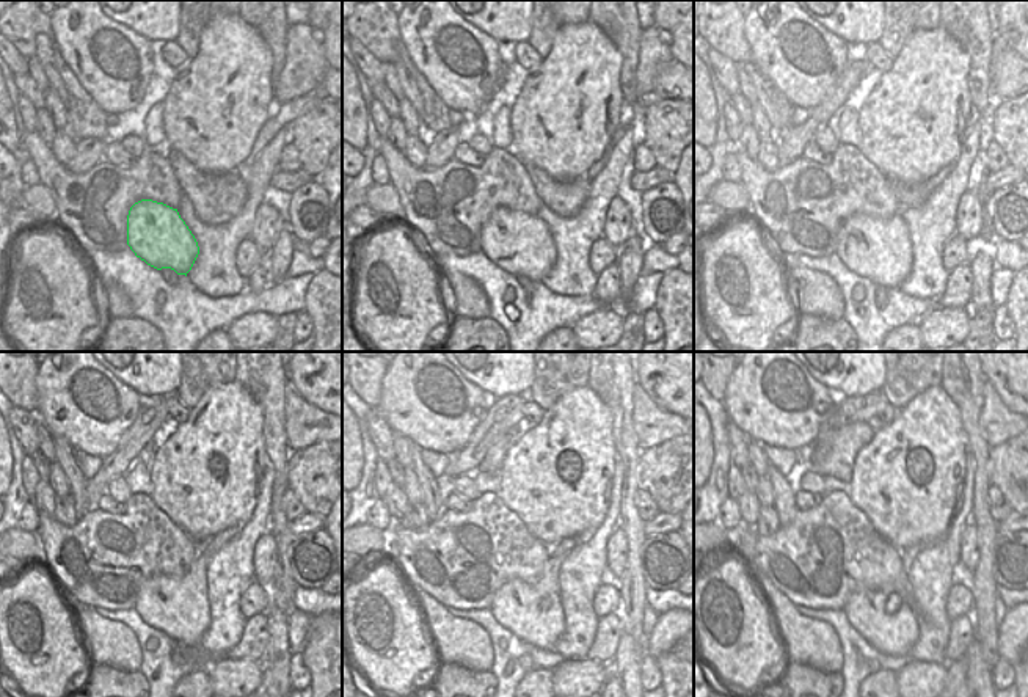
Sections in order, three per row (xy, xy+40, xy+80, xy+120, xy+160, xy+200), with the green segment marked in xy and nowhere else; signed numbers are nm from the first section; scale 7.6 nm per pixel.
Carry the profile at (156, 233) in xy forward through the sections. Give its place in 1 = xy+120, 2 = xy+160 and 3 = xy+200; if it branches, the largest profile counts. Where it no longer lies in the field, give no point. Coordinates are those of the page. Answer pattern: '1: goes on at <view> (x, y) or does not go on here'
1: goes on at xy+120 (178, 606)
2: goes on at xy+160 (532, 613)
3: goes on at xy+200 (884, 619)

